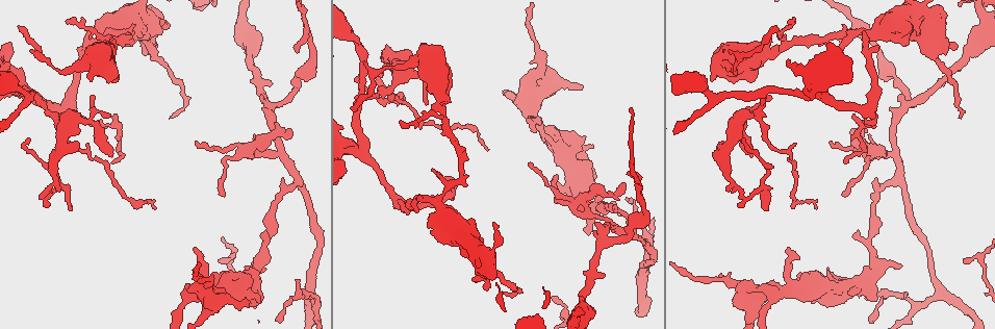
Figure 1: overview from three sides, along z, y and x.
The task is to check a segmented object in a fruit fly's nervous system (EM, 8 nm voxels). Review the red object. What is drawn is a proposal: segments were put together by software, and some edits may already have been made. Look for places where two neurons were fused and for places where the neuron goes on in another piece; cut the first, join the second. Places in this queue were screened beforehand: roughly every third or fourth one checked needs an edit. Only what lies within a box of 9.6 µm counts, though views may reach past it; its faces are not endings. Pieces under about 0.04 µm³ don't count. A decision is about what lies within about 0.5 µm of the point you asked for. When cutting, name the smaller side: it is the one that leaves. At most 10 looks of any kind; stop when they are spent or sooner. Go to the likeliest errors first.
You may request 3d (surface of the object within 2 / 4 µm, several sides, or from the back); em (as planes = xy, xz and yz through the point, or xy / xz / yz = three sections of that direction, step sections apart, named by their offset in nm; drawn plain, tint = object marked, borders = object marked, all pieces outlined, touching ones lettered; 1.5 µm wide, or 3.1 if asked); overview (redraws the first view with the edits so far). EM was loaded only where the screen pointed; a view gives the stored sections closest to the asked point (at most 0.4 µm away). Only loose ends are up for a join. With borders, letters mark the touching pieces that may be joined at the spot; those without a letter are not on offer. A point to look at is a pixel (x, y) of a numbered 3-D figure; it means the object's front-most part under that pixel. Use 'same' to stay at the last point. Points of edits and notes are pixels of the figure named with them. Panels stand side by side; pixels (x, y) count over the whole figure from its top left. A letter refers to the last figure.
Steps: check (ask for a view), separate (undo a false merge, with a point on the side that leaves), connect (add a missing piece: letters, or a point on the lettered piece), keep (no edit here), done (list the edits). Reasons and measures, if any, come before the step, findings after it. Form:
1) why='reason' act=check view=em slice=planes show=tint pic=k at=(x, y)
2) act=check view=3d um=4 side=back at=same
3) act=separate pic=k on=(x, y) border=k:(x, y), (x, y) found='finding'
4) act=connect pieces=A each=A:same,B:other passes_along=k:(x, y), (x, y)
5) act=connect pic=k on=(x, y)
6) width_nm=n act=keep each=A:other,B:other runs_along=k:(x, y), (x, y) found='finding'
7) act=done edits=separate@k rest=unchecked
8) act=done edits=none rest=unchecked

why='an open end' act=check view=em slice=planes show=plain pic=1 at=(619, 185)

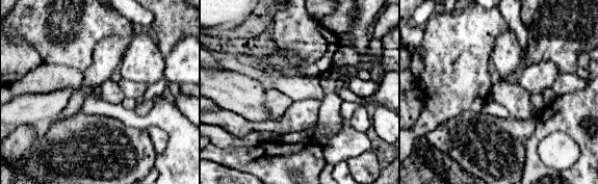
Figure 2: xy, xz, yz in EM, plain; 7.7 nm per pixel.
why='with the object marked' act=check view=em slice=planes show=tint at=same

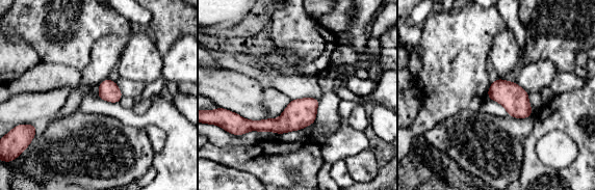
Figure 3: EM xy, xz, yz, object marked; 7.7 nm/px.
why='see the neighbours' act=check view=em slice=planes show=borders at=same

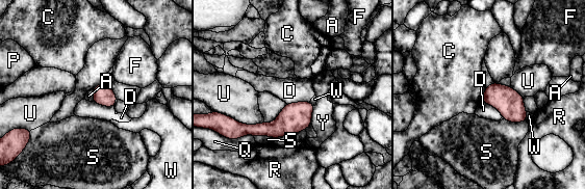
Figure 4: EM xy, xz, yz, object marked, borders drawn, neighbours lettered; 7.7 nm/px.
width_nm=130 act=keep each=A:other,C:other,D:other,F:other,P:other,Q:other,R:other,S:other,U:other,W:other,Y:other border=4:(94, 89), (92, 101) found='none of them fits'

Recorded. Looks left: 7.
act=check view=em slice=planes show=borders pic=1 at=(385, 61)

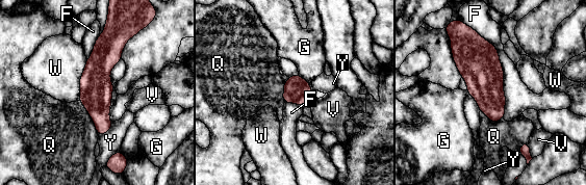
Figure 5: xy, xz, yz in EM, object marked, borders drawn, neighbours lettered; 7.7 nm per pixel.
width_nm=200 act=keep each=F:other,G:other,Q:other,V:other,W:other,Y:other border=5:(469, 27), (498, 52), (504, 117) found='all the same neuron'

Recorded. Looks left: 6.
why='free end' act=check view=3d um=4 pic=1 at=(196, 249)

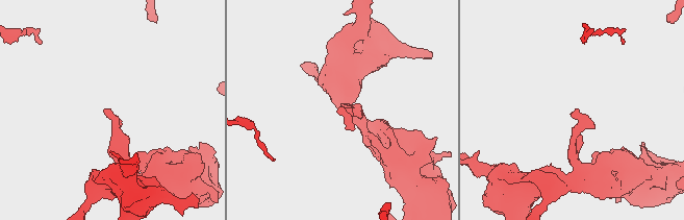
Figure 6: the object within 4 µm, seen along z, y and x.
act=check view=em slice=planes show=plain pic=6 at=(105, 109)

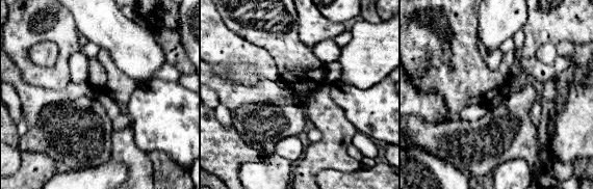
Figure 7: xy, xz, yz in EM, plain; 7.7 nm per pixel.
act=check view=em slice=planes show=borders at=same

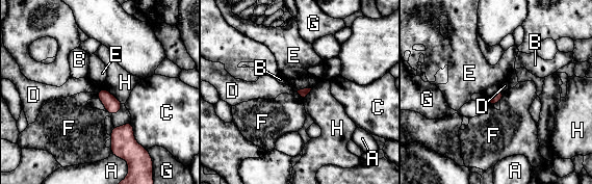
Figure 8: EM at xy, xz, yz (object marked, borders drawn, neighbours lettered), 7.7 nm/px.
act=keep each=A:other,B:other,C:other,D:other,E:other,F:other,G:other,H:other border=8:(296, 92), (302, 98) found='no lettered piece goes on from it'

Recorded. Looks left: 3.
why='three-way junction' act=check view=3d um=2 pic=1 at=(763, 91)

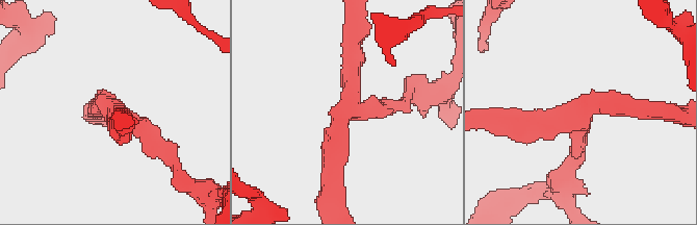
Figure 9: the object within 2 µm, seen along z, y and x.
act=check view=em slice=xz step=4 show=borders pic=9 at=(349, 111)

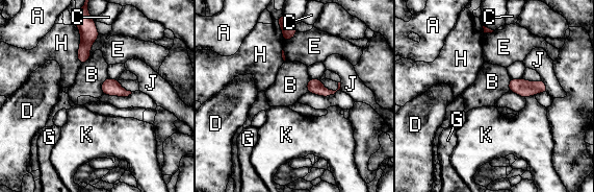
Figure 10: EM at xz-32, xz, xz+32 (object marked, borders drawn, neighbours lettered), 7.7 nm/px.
act=check view=em slice=planes show=borders at=same

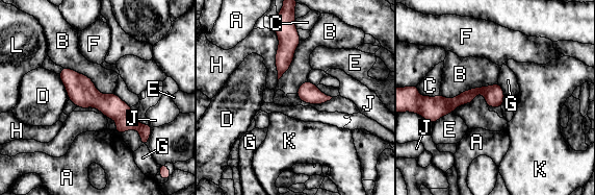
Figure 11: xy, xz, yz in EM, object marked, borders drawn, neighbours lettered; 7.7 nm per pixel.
act=keep each=A:other,B:other,C:other,D:other,E:other,F:other,G:other,H:other,J:other,K:other,L:other border=11:(497, 82), (505, 94) found='all the same neuron'

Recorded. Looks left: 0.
act=done edits=none rest=unchecked

